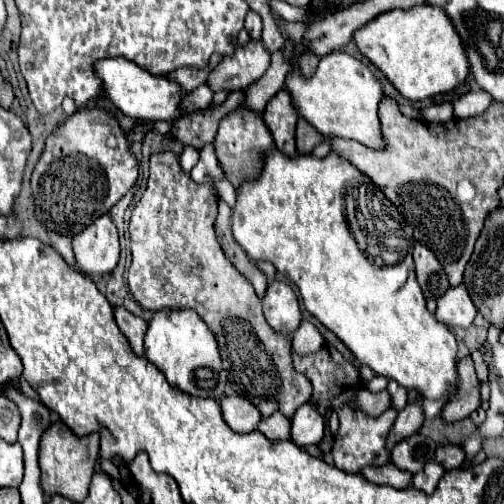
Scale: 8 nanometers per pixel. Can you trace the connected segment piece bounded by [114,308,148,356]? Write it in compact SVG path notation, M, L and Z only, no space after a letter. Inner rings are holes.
M114 308L114 318L116 318L116 324L118 324L120 332L128 338L132 350L134 350L138 356L144 356L142 338L144 338L146 328L148 328L146 320L134 316L134 314L128 312L126 308Z

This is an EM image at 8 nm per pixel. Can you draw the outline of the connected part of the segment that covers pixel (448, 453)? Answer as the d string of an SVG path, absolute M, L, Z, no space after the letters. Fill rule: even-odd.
M442 446L436 450L434 460L444 468L444 470L456 470L464 462L464 450L460 446Z

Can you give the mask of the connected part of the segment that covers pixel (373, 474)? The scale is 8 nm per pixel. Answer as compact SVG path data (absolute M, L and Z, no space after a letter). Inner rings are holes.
M394 464L366 466L366 468L360 470L360 474L374 484L386 484L386 486L392 486L392 488L406 488L412 482L412 474L400 472Z

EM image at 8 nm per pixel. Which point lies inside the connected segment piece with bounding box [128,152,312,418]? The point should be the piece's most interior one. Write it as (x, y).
(175, 263)

